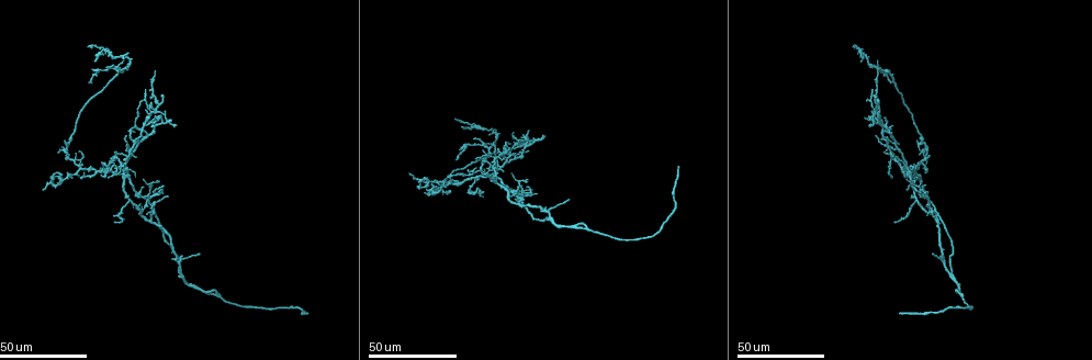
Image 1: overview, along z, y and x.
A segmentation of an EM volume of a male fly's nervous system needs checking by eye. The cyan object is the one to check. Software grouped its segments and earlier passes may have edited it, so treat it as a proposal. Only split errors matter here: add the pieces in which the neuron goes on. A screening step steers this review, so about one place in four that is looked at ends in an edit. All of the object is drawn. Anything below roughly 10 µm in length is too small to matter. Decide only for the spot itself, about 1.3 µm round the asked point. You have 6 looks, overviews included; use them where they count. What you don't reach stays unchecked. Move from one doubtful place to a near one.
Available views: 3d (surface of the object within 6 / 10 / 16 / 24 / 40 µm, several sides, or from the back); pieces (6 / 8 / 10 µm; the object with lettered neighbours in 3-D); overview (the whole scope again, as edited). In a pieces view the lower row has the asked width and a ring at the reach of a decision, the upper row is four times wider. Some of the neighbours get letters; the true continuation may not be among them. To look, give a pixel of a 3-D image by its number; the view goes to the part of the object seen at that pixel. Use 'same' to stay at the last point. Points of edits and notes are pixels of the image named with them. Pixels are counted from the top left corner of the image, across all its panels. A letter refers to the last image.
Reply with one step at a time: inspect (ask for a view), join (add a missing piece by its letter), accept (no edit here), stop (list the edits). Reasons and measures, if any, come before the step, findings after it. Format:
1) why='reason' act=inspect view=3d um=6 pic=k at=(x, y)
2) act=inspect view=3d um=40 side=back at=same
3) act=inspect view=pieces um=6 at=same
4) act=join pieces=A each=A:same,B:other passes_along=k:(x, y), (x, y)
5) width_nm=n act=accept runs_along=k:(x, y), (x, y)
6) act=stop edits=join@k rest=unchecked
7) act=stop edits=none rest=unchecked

why='long arm stops here' act=inspect view=3d um=40 pic=1 at=(900, 313)

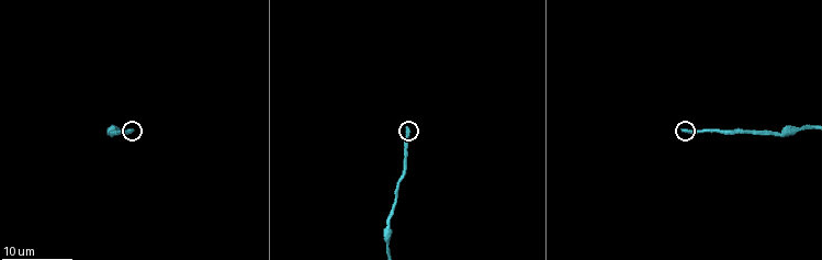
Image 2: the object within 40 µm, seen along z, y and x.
why='what lies round it' act=inspect view=pieces um=6 pic=2 at=(406, 127)

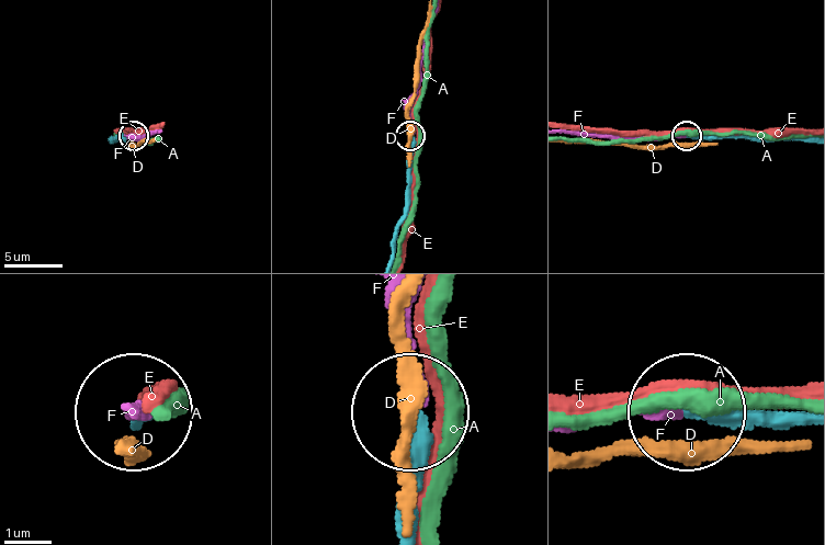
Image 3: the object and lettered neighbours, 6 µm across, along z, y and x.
act=join pieces=F each=A:other,D:other,E:other,F:same passes_along=3:(716, 138), (606, 138), (567, 132) found='it goes on there'

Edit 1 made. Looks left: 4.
why='redraw' act=inspect view=overview

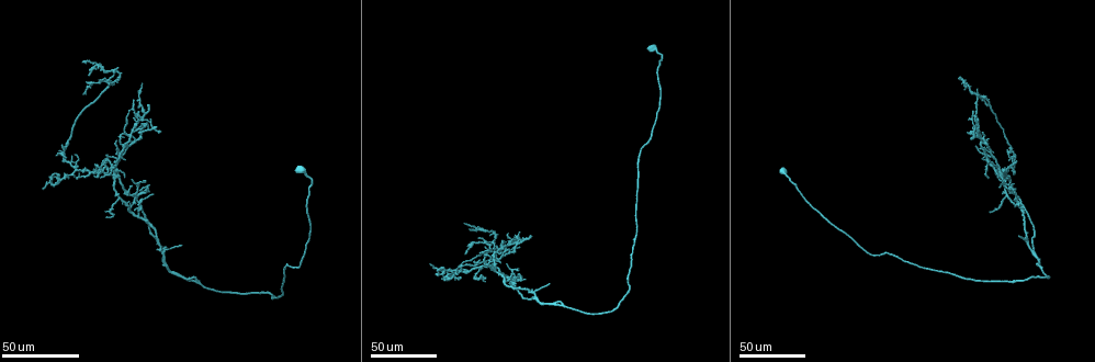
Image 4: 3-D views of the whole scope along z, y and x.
why='an open end' act=inspect view=3d um=40 pic=4 at=(133, 101)

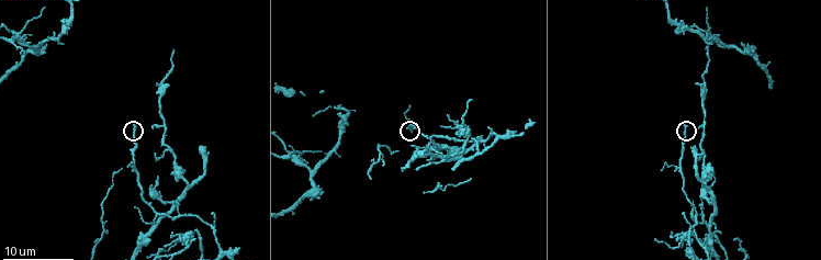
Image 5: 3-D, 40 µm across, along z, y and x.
why='see the neighbours' act=inspect view=pieces um=6 pic=5 at=(134, 126)

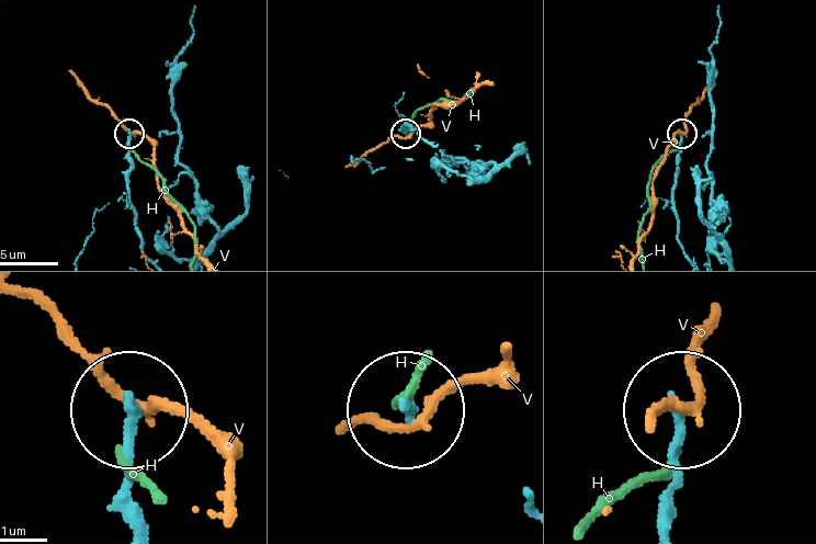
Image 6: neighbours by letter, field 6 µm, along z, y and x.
act=accept each=H:other,V:other runs_along=6:(127, 530), (127, 416) found='no lettered piece goes on from it'

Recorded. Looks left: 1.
act=stop edits=join@3 rest=unchecked

